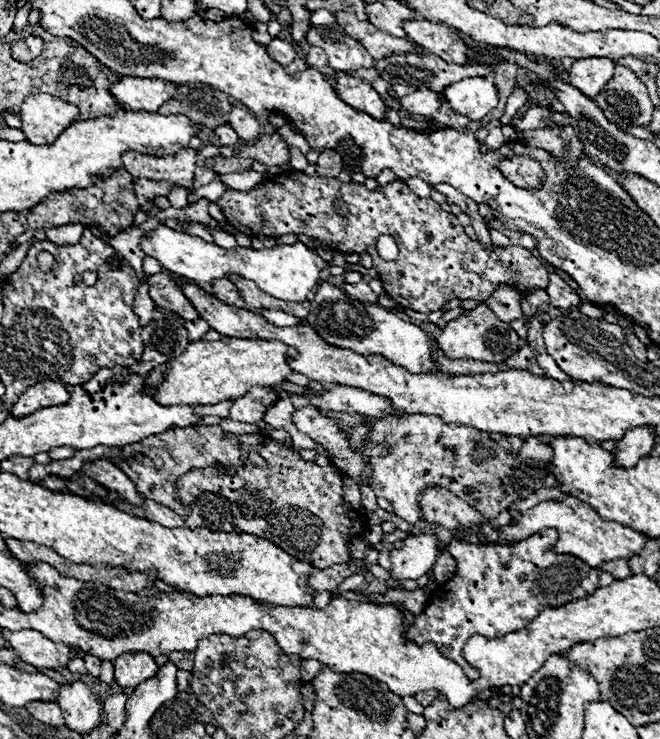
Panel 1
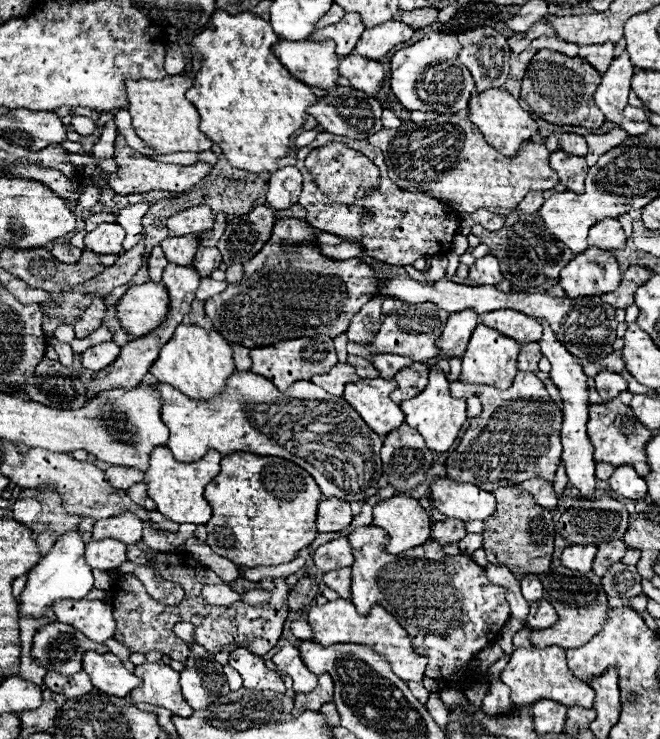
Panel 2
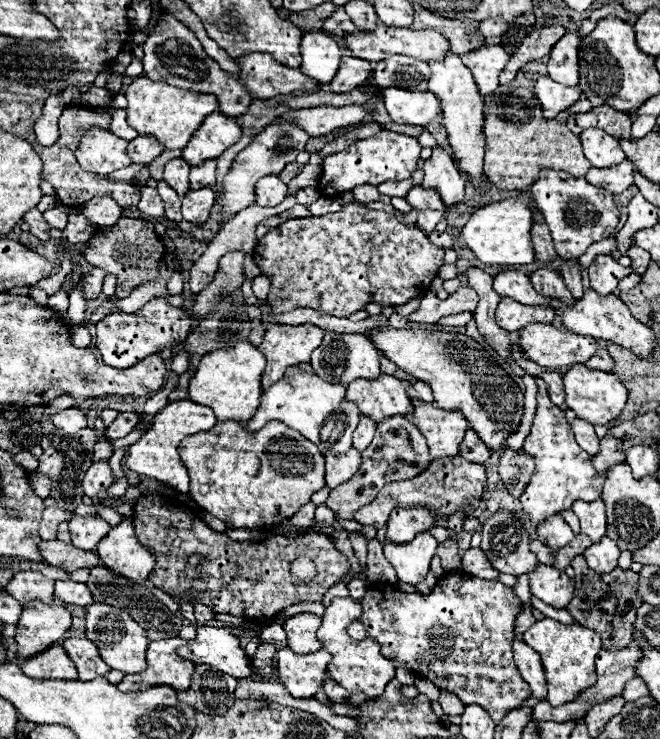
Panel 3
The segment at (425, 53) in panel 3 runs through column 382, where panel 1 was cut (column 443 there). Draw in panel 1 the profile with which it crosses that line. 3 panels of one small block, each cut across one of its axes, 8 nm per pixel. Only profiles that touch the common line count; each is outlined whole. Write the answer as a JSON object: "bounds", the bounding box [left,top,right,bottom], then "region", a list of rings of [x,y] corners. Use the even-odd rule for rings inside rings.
{"bounds":[404,20,468,64],"region":[[[410,20],[404,22],[404,30],[410,40],[428,48],[430,52],[440,54],[442,60],[464,64],[468,58],[466,44],[446,24],[432,24],[428,20]]]}

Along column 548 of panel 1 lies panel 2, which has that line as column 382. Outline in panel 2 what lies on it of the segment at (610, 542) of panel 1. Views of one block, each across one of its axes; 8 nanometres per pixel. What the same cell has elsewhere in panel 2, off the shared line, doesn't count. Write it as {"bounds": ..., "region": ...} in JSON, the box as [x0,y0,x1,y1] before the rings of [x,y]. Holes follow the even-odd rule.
{"bounds":[372,494,430,554],"region":[[[398,494],[398,496],[392,496],[388,500],[378,502],[374,506],[374,522],[372,524],[384,528],[386,534],[390,536],[390,542],[386,546],[386,552],[390,552],[390,554],[398,554],[398,552],[404,552],[408,548],[422,546],[430,538],[430,516],[428,516],[428,512],[418,504],[418,500],[414,500],[406,494]]]}

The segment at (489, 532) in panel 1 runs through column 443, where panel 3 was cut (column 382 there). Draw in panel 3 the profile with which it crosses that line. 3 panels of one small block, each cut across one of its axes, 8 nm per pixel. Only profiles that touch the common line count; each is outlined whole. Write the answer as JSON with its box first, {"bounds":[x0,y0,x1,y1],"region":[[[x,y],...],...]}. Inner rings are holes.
{"bounds":[354,454,488,528],"region":[[[456,454],[452,458],[448,458],[448,456],[438,458],[438,460],[432,460],[430,466],[422,474],[408,478],[408,480],[398,480],[398,482],[386,484],[374,502],[366,504],[366,508],[362,508],[354,514],[354,520],[364,526],[384,528],[388,522],[388,516],[394,508],[428,508],[432,512],[432,516],[436,516],[436,518],[452,516],[458,510],[462,510],[464,514],[472,514],[482,502],[486,484],[488,484],[488,476],[486,476],[484,464],[468,462],[460,454]]]}

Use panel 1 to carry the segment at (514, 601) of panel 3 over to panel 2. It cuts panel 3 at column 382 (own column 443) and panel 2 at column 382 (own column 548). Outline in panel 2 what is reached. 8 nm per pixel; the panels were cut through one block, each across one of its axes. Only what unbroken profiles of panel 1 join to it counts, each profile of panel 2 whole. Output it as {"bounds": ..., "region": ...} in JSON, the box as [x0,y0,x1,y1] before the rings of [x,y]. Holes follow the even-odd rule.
{"bounds":[348,526,510,682],"region":[[[358,526],[348,534],[352,546],[352,604],[360,614],[368,614],[372,604],[386,608],[410,634],[414,652],[428,658],[426,676],[434,680],[454,682],[458,672],[466,670],[466,664],[476,658],[480,650],[492,644],[510,618],[510,608],[506,604],[506,588],[492,584],[486,578],[482,566],[478,566],[470,556],[446,556],[442,546],[428,540],[424,546],[410,548],[402,554],[388,554],[384,548],[388,544],[388,534],[378,526]]]}

